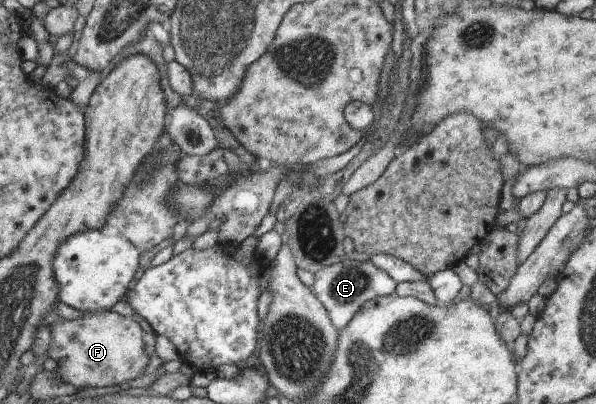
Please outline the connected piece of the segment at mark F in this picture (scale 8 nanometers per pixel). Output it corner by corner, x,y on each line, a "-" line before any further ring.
114,311
86,314
83,318
50,325
51,344
48,355
58,364
57,374
61,380
75,384
75,386
117,386
123,382
139,377
143,368
146,366
149,357
143,352
143,340
141,335
144,333
135,320
120,316

